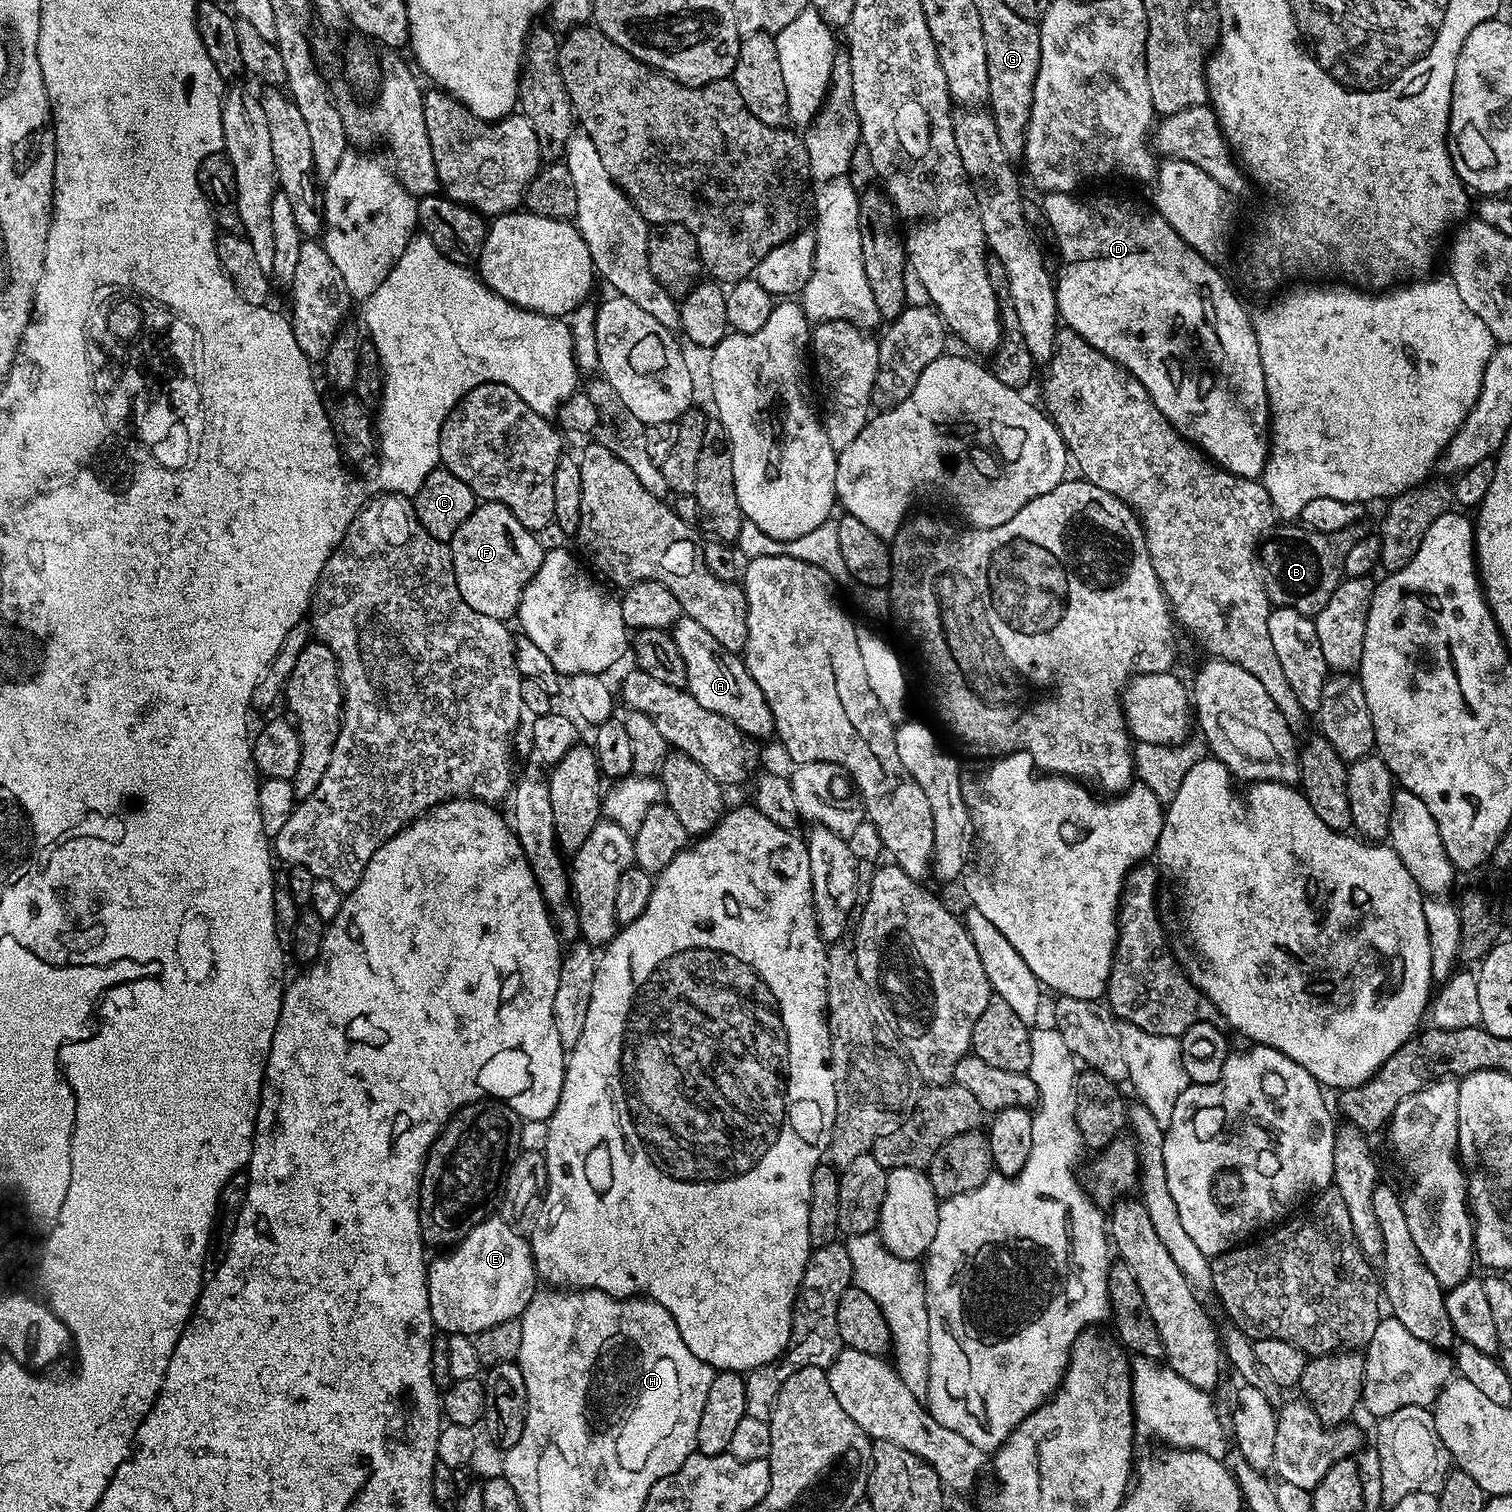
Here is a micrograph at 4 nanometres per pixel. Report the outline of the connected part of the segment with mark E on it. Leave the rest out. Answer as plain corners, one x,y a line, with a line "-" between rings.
493,1214
488,1219
481,1222
478,1226
474,1226
474,1230
470,1230
470,1234
466,1234
466,1238
461,1240
459,1244
455,1245
451,1250
445,1251
436,1261
427,1265
428,1269
428,1297
430,1298
430,1314
432,1315
433,1325
437,1329
440,1328
444,1334
462,1334
463,1336
470,1336
475,1338
482,1330
490,1330
490,1326
498,1326
498,1322
506,1322
507,1320
515,1320
524,1311
526,1306
531,1302
532,1297
538,1291
538,1277
536,1275
536,1264
532,1260
532,1245
527,1239
524,1240
507,1224
504,1220
499,1220
499,1215

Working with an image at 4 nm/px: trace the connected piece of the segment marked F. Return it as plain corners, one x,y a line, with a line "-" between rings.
480,502
470,518
458,526
450,547
458,594
466,598
466,606
486,614
486,618
511,621
511,616
513,619
520,611
524,588
544,561
545,550
539,545
537,533
522,526
506,506

